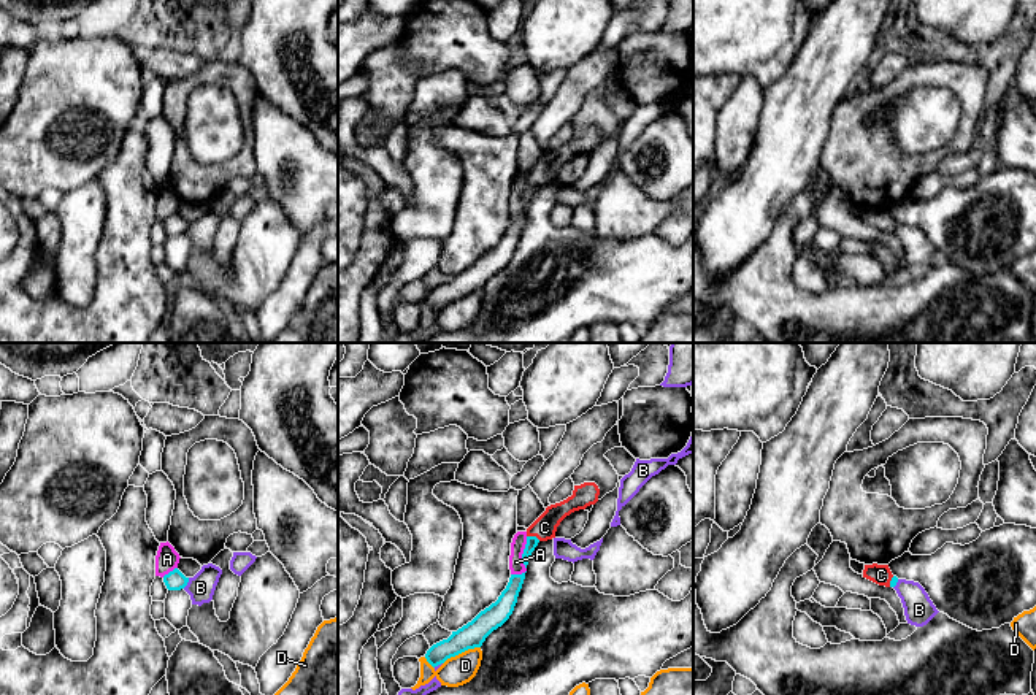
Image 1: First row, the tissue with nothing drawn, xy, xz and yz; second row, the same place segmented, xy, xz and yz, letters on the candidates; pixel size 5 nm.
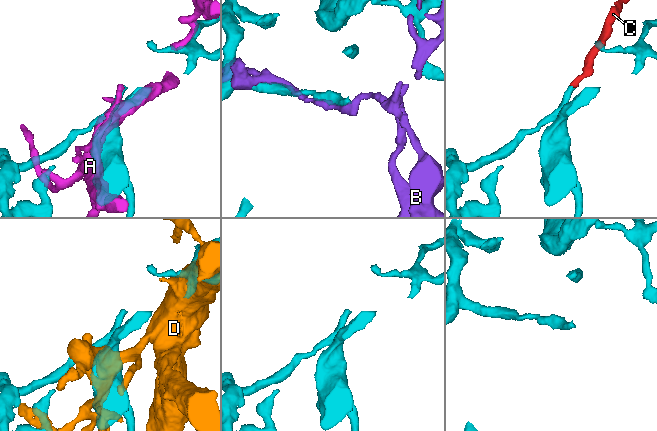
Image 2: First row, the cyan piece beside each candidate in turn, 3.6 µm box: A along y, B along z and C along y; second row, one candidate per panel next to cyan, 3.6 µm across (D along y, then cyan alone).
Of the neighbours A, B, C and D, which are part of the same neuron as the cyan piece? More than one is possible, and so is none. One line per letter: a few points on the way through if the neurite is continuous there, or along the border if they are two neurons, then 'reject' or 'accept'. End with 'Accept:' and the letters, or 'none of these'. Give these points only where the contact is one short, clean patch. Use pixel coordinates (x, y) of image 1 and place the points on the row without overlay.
A: reject
B: reject
C: runs through xz (532, 186), (533, 181), (544, 172); accept
D: reject
Accept: C

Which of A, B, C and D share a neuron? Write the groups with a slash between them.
A / B / C / D

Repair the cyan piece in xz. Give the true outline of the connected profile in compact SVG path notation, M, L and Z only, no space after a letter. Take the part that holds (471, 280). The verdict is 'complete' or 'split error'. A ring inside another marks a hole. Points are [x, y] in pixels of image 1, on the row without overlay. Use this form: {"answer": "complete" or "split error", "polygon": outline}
{"answer": "complete", "polygon": "M525 217L511 219L498 244L481 255L471 267L452 276L447 284L433 289L425 298L427 306L435 313L468 294L481 292L485 282L512 259L524 224Z"}

